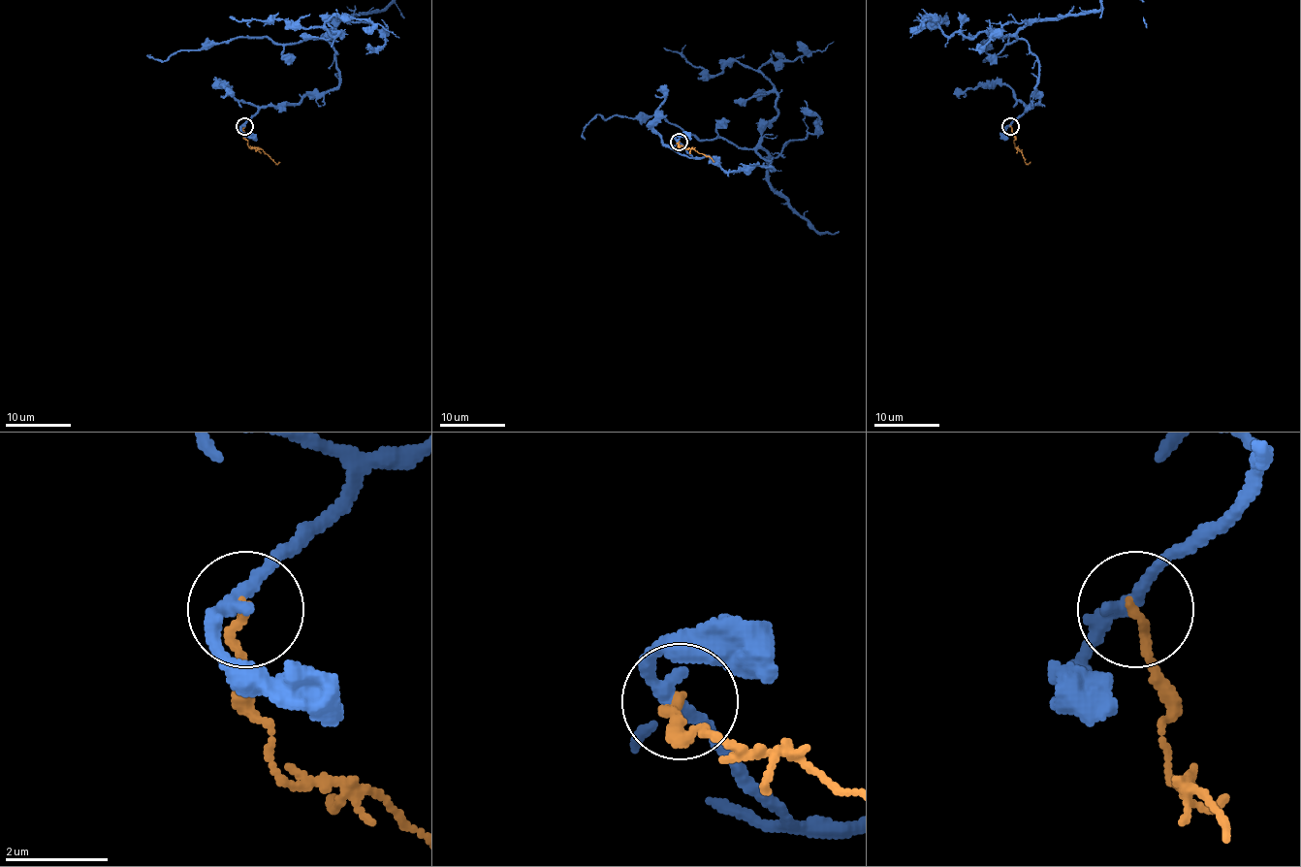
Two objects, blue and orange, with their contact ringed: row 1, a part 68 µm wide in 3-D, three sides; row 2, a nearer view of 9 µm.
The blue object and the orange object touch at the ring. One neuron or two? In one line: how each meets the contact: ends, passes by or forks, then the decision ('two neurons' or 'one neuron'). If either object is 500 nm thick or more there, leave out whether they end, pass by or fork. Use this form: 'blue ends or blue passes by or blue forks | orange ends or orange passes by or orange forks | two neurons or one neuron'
blue passes by | orange ends | two neurons

